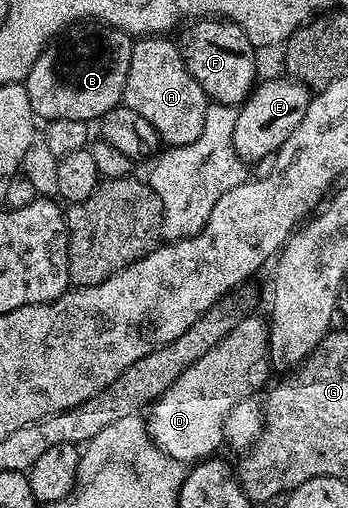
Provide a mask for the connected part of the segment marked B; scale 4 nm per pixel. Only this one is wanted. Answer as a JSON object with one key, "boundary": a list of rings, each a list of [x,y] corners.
{"boundary":[[[82,22],[77,26],[71,27],[69,30],[61,33],[57,38],[49,41],[46,49],[36,58],[36,62],[32,62],[32,70],[25,78],[26,89],[28,90],[28,102],[32,102],[32,110],[35,117],[39,121],[49,122],[59,120],[60,118],[76,118],[77,120],[85,120],[87,122],[97,121],[108,110],[119,107],[122,104],[122,95],[124,94],[124,86],[128,82],[128,66],[132,66],[132,50],[134,49],[135,37],[129,36],[124,30],[113,28],[110,24],[101,22]]]}

